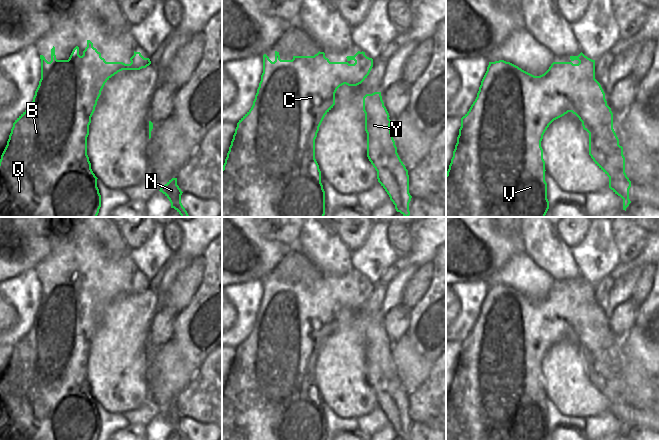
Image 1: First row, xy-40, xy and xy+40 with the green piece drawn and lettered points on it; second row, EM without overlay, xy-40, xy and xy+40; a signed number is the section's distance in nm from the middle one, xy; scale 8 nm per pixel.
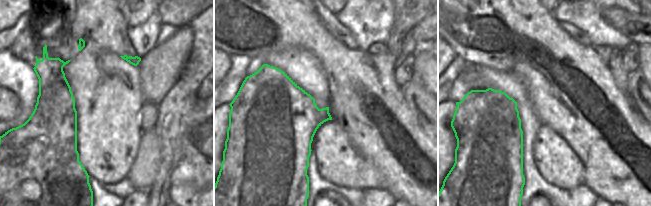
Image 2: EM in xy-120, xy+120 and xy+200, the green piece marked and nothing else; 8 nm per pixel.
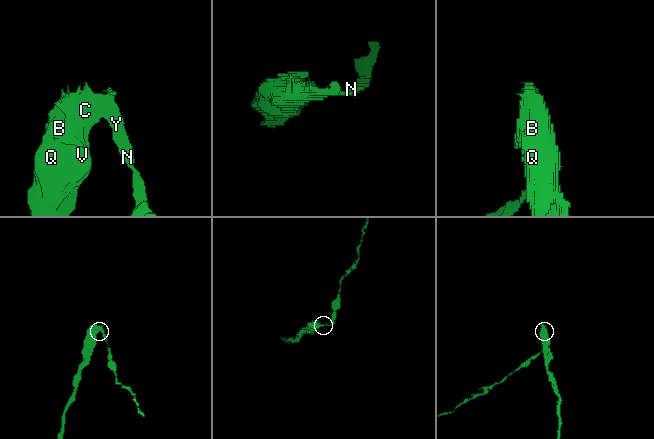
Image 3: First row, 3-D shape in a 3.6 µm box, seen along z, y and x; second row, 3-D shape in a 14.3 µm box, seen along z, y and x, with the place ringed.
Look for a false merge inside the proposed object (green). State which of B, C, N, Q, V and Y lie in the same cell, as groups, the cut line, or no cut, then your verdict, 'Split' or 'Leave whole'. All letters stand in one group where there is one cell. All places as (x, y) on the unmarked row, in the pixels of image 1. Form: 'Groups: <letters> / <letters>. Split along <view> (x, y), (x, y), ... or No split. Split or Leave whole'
Groups: B C Q V / N Y. Split along xy+40 (594, 301), (581, 307), (571, 325), (570, 335). Split.

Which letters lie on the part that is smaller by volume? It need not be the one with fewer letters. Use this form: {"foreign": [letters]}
{"foreign": ["N", "Y"]}

